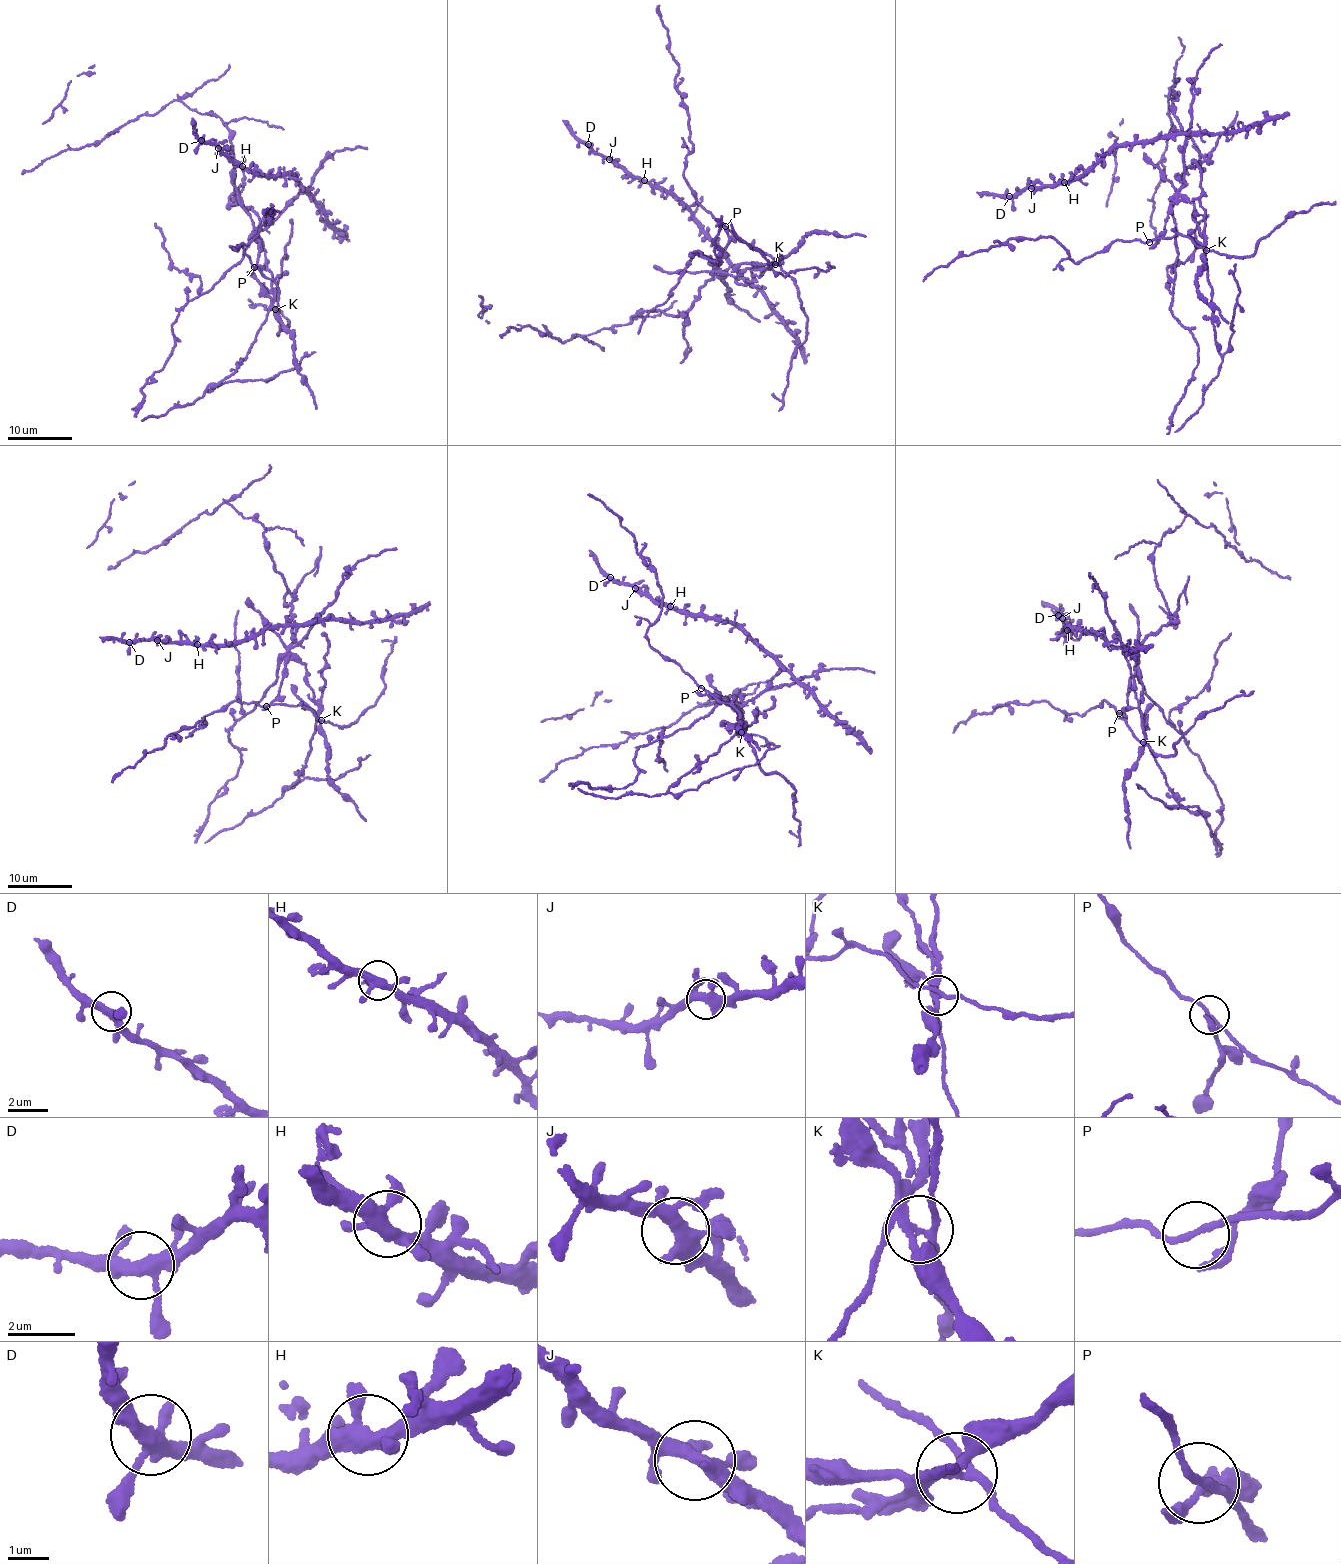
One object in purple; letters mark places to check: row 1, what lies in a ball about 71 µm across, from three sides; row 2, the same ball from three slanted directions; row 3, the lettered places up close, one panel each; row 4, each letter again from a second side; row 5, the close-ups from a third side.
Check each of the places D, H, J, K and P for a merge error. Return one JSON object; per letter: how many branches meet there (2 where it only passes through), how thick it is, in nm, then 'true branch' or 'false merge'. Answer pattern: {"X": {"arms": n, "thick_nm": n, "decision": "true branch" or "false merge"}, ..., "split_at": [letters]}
{"D": {"arms": 4, "thick_nm": 300, "decision": "true branch"}, "H": {"arms": 5, "thick_nm": 360, "decision": "true branch"}, "J": {"arms": 5, "thick_nm": 360, "decision": "true branch"}, "K": {"arms": 5, "thick_nm": 240, "decision": "false merge"}, "P": {"arms": 2, "thick_nm": 170, "decision": "false merge"}, "split_at": ["K", "P"]}

